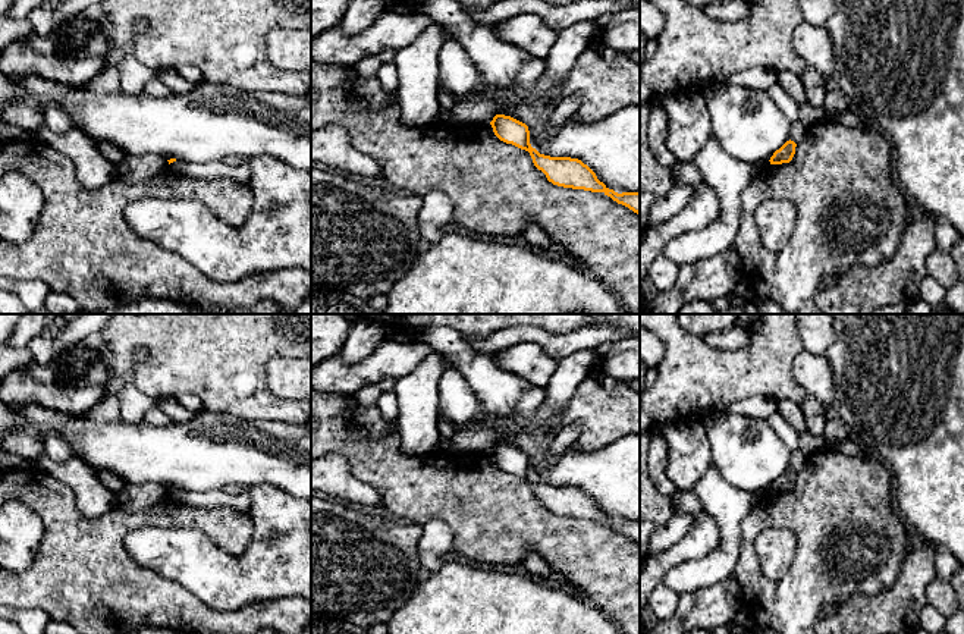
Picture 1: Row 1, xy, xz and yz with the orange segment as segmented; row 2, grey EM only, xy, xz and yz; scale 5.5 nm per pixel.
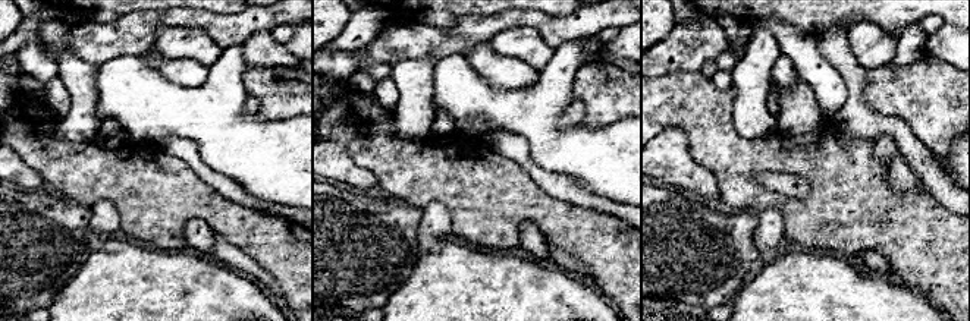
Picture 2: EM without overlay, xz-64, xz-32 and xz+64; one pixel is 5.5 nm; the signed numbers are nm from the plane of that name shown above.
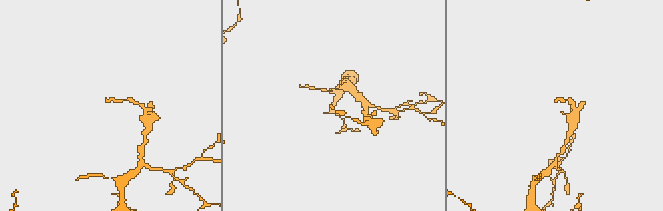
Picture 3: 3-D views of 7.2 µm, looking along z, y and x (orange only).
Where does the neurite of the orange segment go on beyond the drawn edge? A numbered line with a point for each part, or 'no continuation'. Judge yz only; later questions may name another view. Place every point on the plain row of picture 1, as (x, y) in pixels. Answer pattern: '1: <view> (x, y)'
no continuation

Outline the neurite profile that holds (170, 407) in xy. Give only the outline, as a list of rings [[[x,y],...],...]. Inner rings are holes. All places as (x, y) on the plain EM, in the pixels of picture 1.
[[[167,398],[157,401],[156,407],[163,411],[173,423],[186,423],[194,420],[202,411],[189,411],[180,405],[178,398]]]

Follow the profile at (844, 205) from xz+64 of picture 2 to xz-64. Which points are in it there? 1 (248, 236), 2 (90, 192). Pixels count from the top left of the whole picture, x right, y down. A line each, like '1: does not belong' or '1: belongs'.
1: belongs
2: belongs

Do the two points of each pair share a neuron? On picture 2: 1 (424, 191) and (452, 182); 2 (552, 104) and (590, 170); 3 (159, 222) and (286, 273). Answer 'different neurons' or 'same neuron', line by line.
1: same neuron
2: same neuron
3: same neuron

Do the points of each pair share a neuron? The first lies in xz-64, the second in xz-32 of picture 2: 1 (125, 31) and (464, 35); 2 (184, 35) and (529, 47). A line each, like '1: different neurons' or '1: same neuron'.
1: same neuron
2: same neuron

